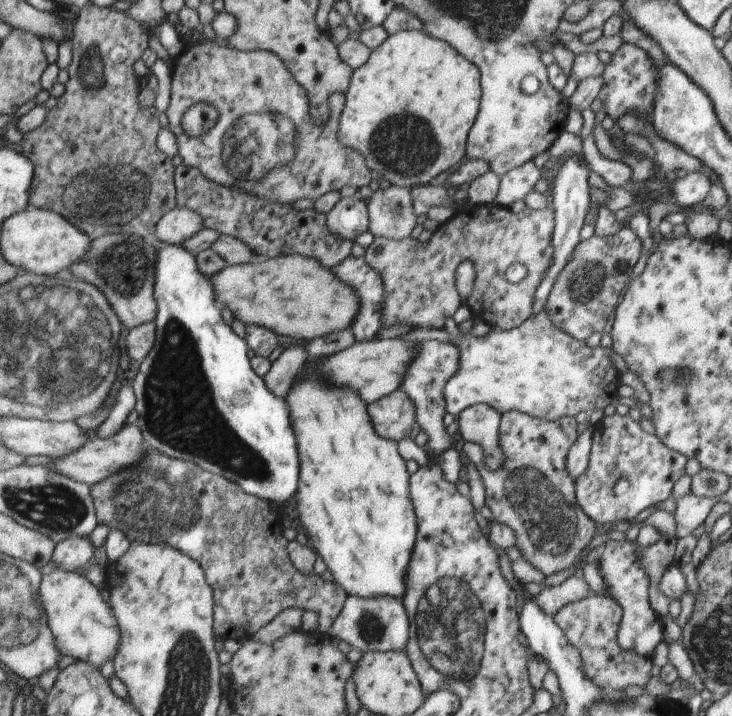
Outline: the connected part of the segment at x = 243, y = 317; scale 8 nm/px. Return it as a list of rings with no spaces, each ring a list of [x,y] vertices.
[[[292,254],[270,259],[249,261],[240,265],[228,265],[211,277],[216,288],[216,297],[221,306],[227,304],[229,312],[243,324],[257,324],[275,334],[283,334],[297,341],[311,341],[317,336],[327,336],[331,332],[349,327],[358,316],[360,300],[351,288],[336,277],[328,268],[323,268],[318,260],[303,255]]]

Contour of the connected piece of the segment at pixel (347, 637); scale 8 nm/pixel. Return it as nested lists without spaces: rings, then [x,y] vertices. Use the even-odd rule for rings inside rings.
[[[346,595],[339,614],[328,628],[328,638],[337,637],[351,648],[367,651],[403,651],[407,642],[409,621],[402,602],[392,596],[360,597]]]

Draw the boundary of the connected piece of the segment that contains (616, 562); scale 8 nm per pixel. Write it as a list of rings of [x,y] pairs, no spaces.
[[[606,540],[598,558],[598,571],[608,593],[605,596],[609,596],[622,608],[622,618],[617,632],[620,648],[643,658],[649,658],[655,646],[663,640],[663,632],[661,632],[661,622],[655,618],[655,614],[647,604],[649,577],[641,566],[638,548],[641,546],[636,540]]]

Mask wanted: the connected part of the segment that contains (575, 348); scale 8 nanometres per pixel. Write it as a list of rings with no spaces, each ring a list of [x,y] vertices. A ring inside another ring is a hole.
[[[543,308],[519,326],[510,330],[491,328],[484,338],[474,338],[457,330],[452,316],[445,318],[443,328],[449,335],[450,342],[458,346],[460,352],[460,368],[444,385],[443,396],[447,412],[451,416],[461,414],[463,410],[474,404],[483,403],[500,412],[517,411],[536,419],[556,421],[566,416],[575,416],[577,412],[603,410],[607,404],[617,404],[617,386],[619,378],[611,364],[611,348],[595,348],[577,342],[562,329],[558,329],[547,316]]]

